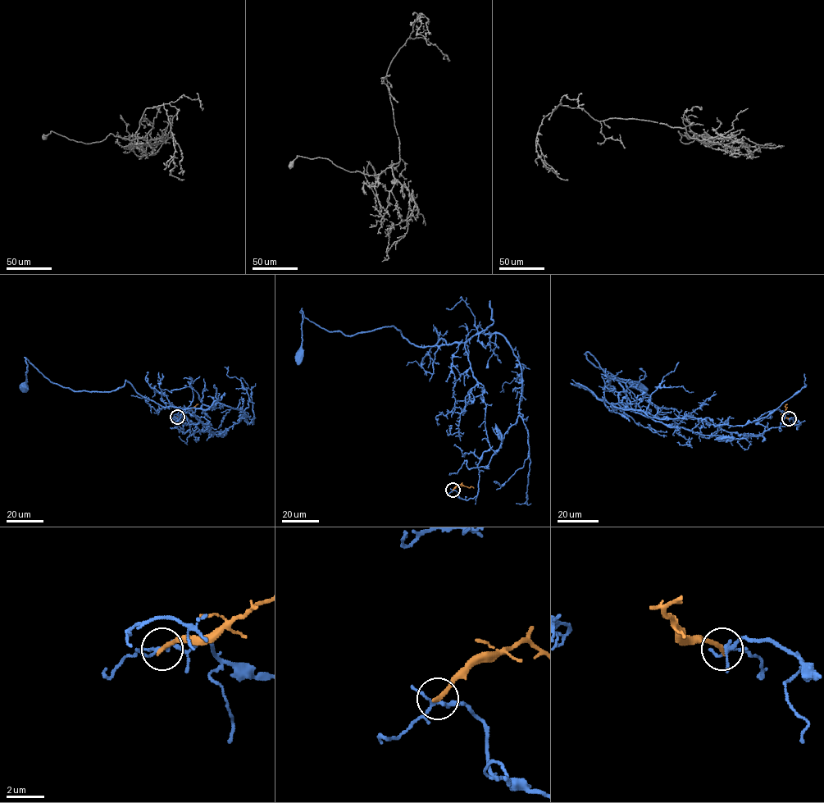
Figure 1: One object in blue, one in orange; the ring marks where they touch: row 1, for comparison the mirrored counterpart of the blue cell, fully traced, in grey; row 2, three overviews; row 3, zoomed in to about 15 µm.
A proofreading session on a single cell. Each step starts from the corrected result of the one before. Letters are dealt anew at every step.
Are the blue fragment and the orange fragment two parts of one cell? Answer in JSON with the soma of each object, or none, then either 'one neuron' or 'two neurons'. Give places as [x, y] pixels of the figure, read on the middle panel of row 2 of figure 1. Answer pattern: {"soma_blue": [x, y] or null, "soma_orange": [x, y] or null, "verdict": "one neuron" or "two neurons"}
{"soma_blue": [299, 355], "soma_orange": null, "verdict": "two neurons"}

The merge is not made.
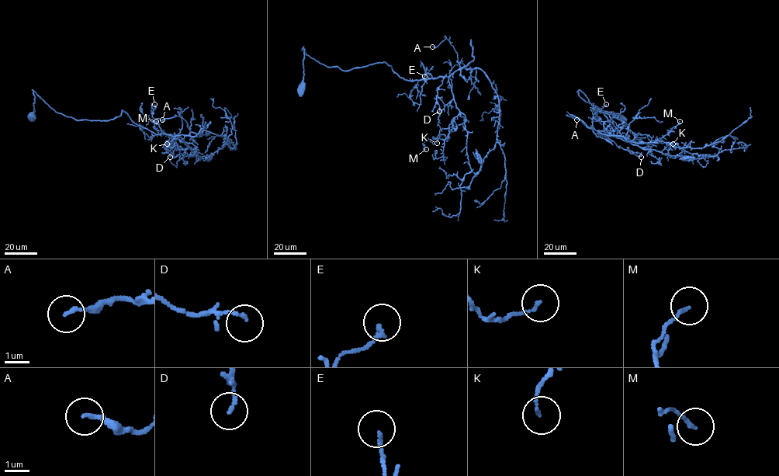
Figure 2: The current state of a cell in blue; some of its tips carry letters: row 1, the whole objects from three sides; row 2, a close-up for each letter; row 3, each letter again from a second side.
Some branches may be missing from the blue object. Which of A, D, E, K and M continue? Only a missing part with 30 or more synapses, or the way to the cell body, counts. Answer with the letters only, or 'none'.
none

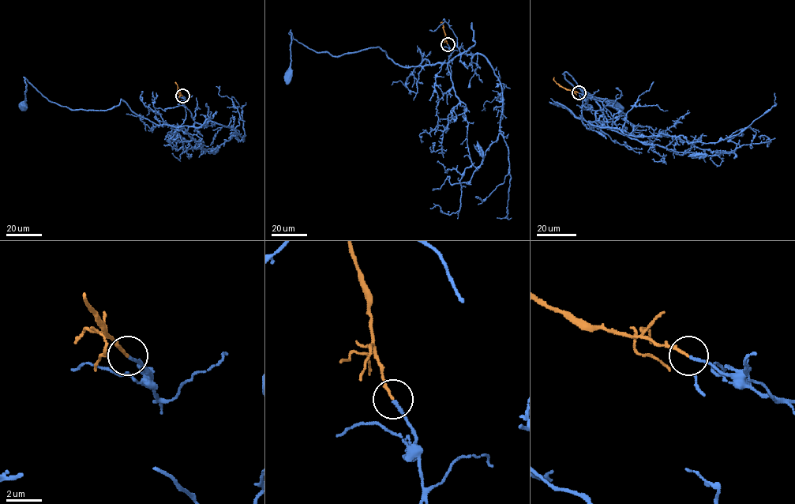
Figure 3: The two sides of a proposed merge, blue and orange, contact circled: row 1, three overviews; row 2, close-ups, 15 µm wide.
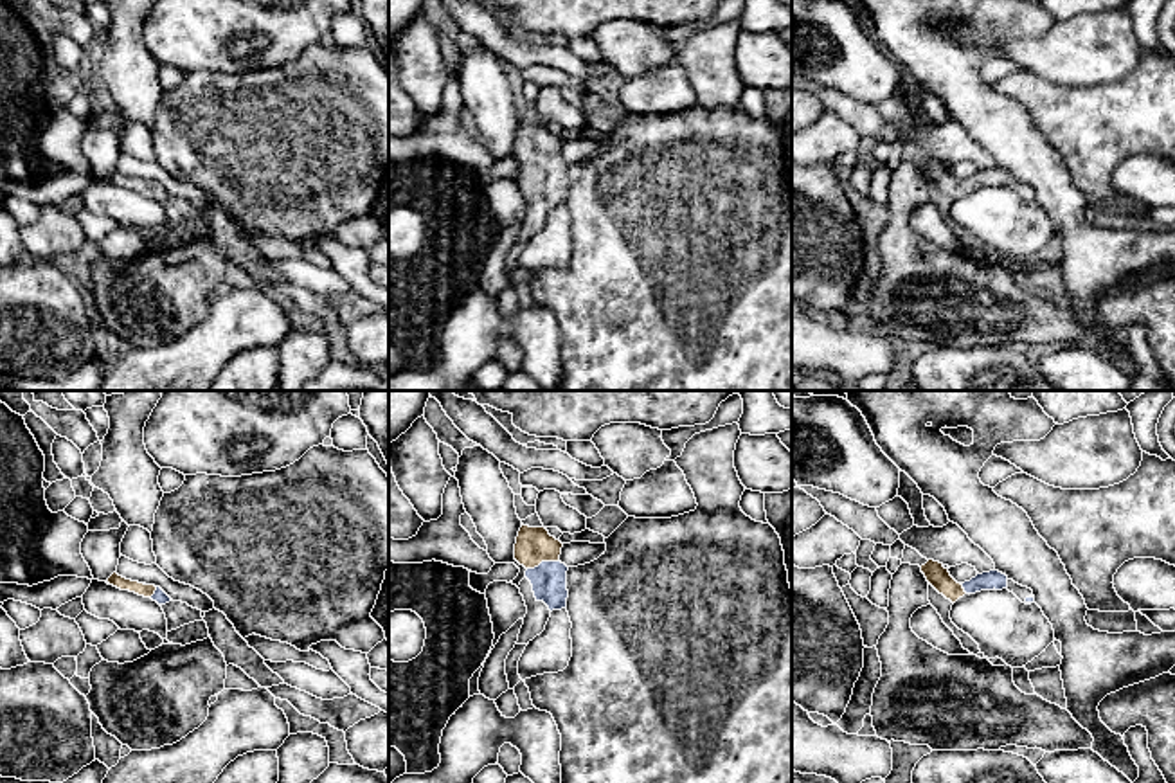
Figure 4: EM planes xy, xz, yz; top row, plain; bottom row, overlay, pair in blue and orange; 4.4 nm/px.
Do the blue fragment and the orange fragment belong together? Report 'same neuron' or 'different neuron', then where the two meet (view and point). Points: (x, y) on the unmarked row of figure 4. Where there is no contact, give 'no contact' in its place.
same neuron; meets blue in xz at (542, 159)

